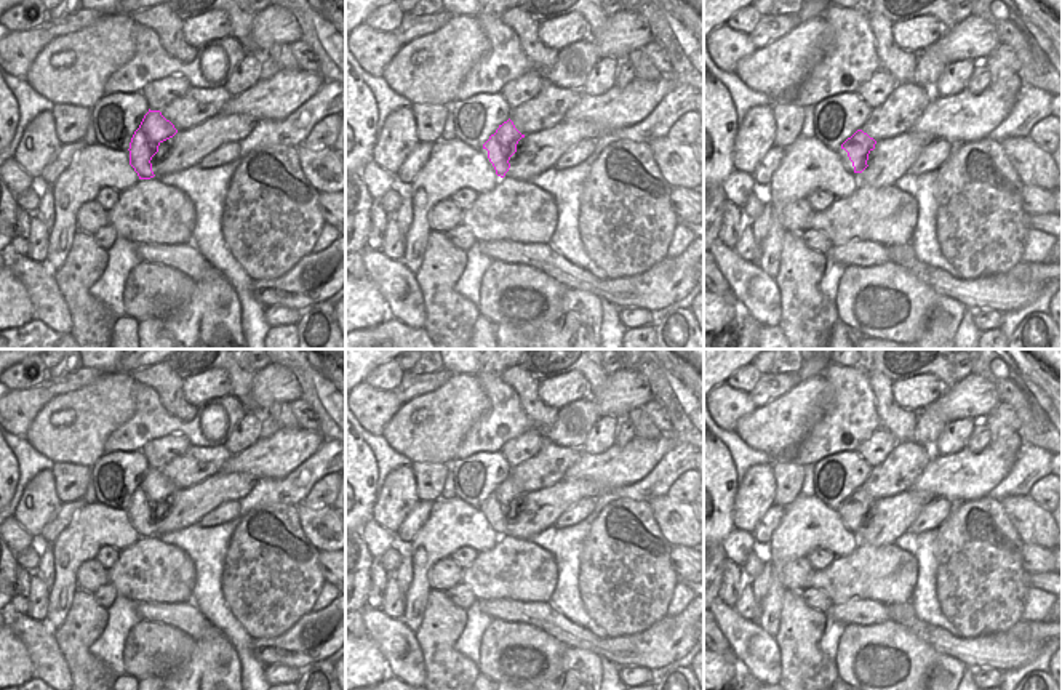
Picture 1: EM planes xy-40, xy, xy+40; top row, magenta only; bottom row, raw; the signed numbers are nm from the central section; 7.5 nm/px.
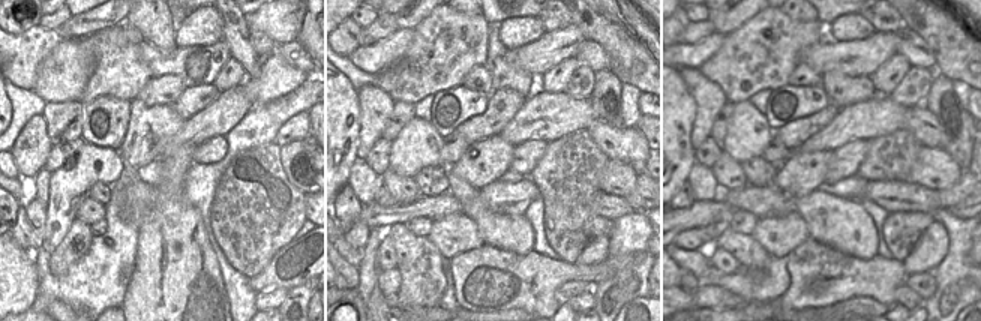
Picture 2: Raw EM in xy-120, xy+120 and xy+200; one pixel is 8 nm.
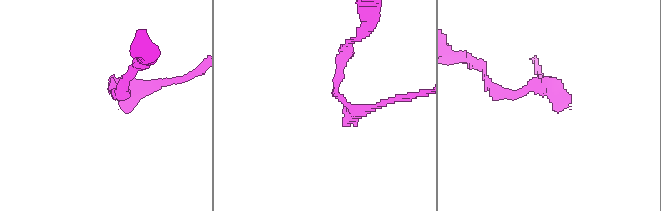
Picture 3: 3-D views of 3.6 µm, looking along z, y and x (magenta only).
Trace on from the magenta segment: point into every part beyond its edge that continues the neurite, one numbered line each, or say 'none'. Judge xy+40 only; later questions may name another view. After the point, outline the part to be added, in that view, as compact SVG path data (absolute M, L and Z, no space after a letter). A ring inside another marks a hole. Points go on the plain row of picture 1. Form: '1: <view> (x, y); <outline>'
1: xy+40 (848, 524); M841 506L836 511L841 517L841 522L843 522L844 528L854 532L854 525L852 525L852 520L849 519L849 515L848 515L848 511Z

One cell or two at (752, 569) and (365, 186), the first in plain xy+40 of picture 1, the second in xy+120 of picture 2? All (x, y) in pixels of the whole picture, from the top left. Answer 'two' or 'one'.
two

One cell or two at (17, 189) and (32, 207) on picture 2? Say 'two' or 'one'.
two

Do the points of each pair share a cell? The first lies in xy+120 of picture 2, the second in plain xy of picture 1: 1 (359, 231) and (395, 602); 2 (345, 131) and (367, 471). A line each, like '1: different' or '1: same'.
1: same
2: same

